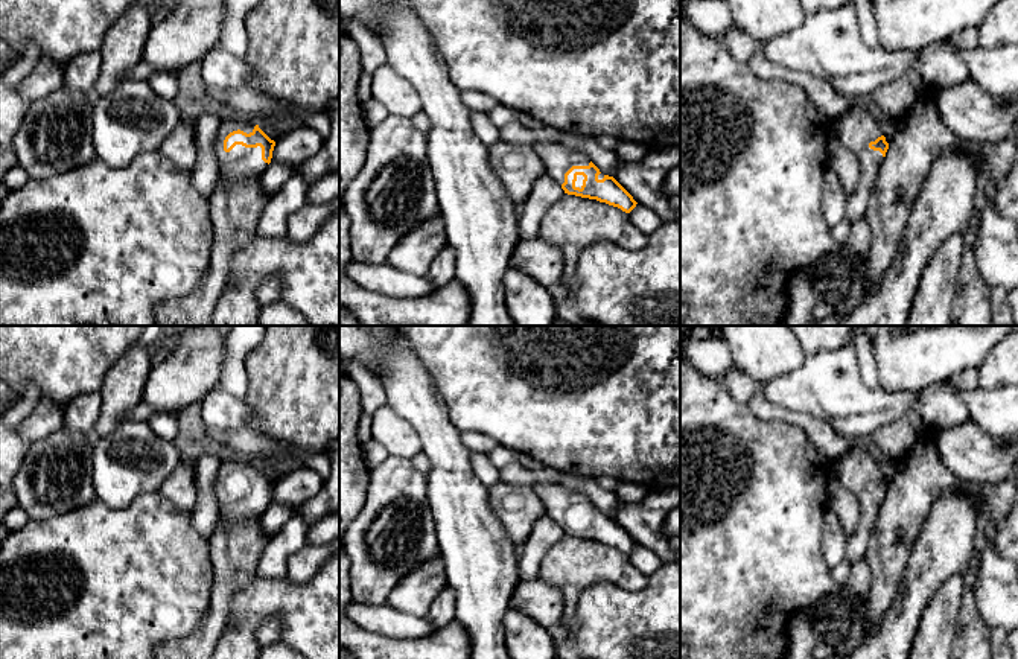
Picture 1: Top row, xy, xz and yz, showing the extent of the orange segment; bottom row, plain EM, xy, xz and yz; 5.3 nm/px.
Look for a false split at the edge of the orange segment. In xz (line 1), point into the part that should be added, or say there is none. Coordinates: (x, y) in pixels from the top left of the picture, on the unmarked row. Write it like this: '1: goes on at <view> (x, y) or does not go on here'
1: goes on at xz (557, 499)

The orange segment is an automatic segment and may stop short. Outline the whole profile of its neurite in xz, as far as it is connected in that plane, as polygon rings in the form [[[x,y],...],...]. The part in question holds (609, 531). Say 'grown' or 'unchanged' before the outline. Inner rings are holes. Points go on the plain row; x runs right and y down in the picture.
grown; [[[537,485],[534,492],[545,504],[545,511],[552,517],[568,536],[596,540],[609,546],[618,548],[625,554],[630,554],[636,548],[633,537],[613,519],[600,513],[600,510],[590,502],[590,499],[575,490],[568,490],[558,485]]]

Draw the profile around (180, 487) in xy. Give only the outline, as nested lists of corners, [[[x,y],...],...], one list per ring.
[[[180,460],[178,467],[161,484],[158,493],[177,508],[193,511],[198,498],[193,464]]]

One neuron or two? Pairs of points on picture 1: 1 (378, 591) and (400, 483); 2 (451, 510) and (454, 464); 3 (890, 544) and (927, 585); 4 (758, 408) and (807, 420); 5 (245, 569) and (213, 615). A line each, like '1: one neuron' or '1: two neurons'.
1: one neuron
2: one neuron
3: two neurons
4: one neuron
5: one neuron

